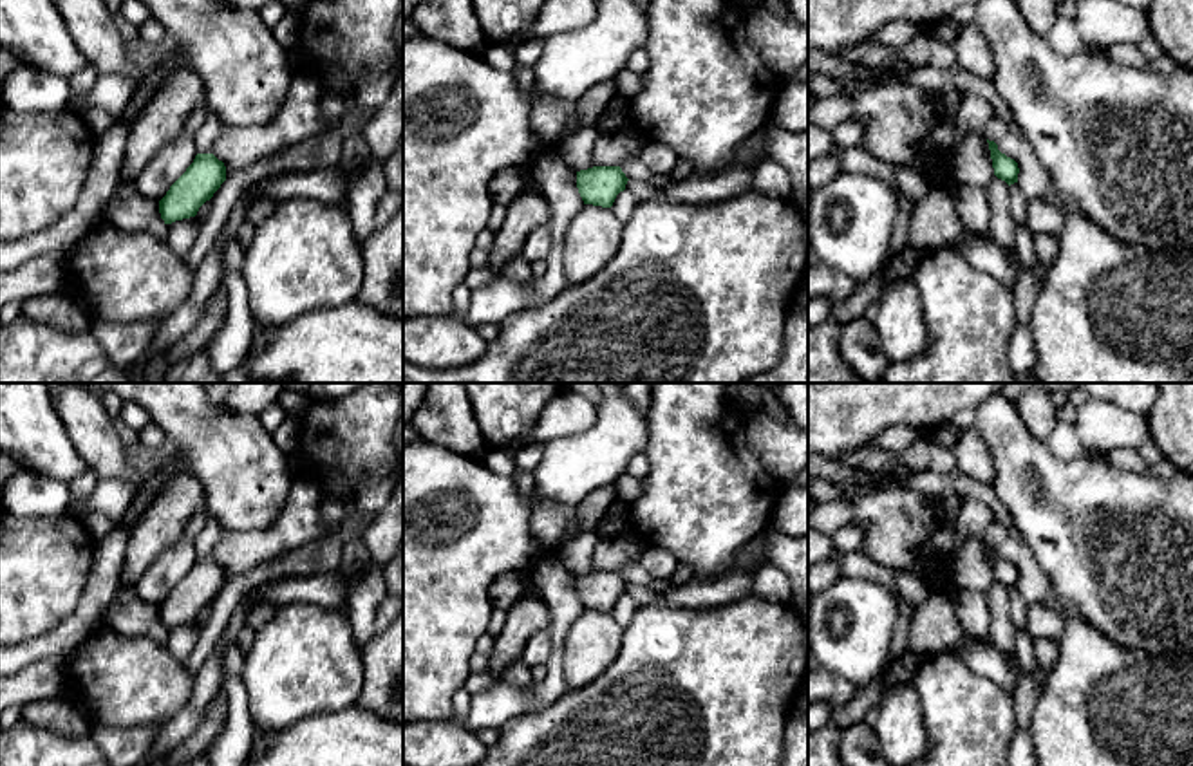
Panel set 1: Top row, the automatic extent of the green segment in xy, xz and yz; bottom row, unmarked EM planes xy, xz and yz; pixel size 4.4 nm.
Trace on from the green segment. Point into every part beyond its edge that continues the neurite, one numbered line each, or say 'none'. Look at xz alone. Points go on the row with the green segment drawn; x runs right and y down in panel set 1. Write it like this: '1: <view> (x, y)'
none

